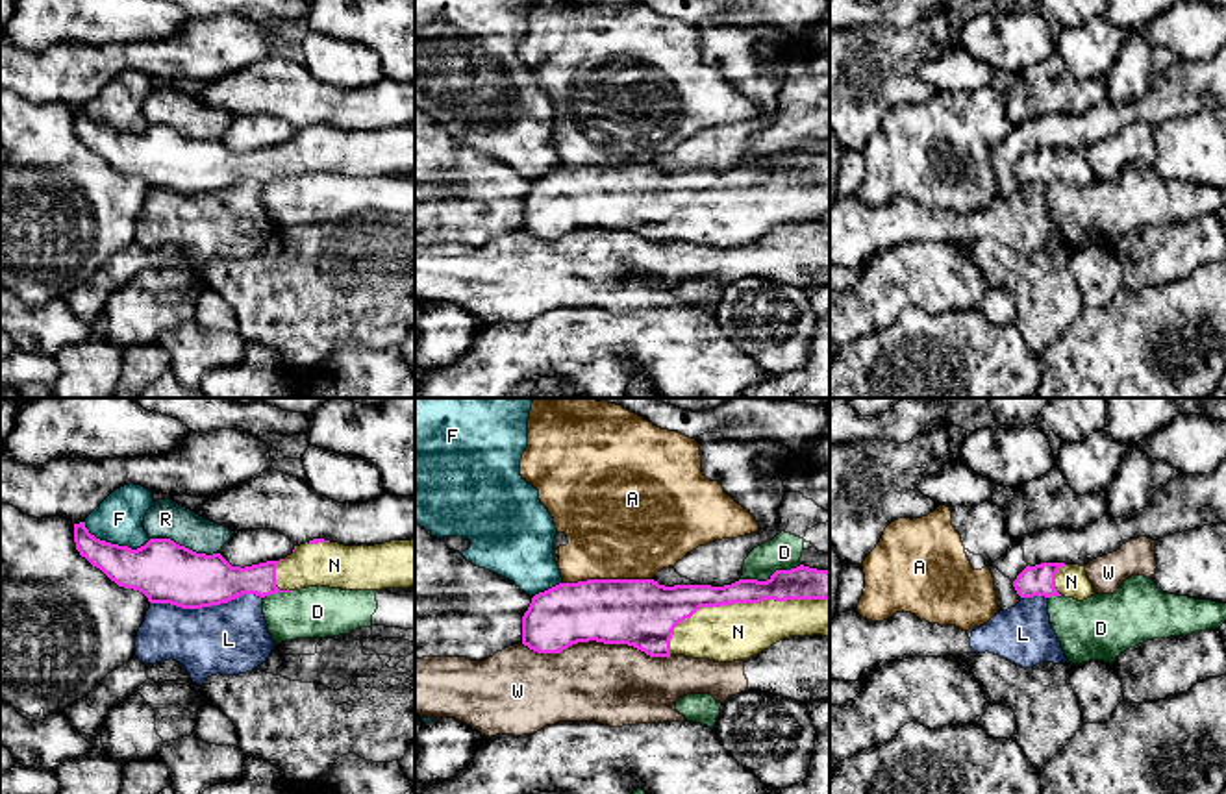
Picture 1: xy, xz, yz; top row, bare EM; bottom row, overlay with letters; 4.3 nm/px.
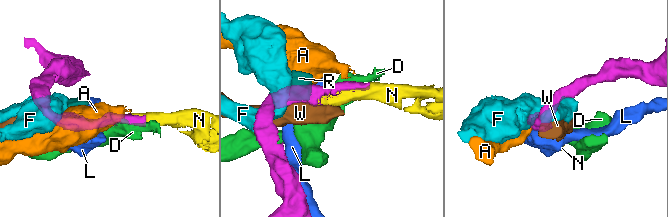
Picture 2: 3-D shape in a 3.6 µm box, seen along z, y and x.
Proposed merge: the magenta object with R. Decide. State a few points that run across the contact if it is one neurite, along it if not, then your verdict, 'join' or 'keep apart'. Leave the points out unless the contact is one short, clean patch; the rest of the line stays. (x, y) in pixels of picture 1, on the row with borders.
line xy (150, 537), (169, 537), (197, 552), (219, 554); keep apart

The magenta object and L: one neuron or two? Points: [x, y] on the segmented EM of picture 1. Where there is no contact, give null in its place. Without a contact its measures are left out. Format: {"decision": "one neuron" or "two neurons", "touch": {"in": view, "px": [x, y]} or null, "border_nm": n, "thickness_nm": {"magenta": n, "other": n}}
{"decision": "two neurons", "touch": {"in": "xy", "px": [206, 606]}, "border_nm": 480, "thickness_nm": {"magenta": 280, "other": 320}}

